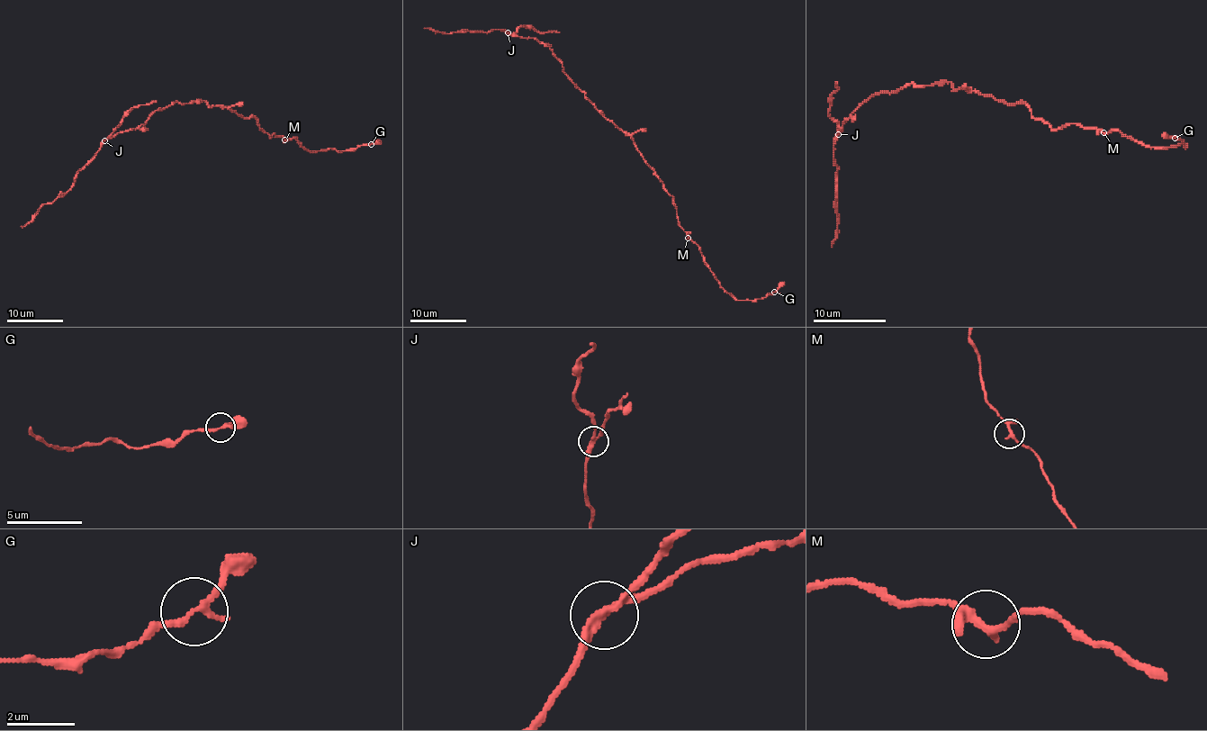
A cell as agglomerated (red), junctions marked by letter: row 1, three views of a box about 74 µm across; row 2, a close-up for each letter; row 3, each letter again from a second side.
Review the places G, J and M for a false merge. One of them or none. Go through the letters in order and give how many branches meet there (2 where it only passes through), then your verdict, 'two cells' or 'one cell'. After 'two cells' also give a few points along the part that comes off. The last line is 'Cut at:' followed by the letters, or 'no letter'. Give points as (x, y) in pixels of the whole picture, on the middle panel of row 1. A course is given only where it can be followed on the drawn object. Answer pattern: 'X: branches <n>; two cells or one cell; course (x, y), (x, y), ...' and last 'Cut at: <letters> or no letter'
G: branches 2; one cell
J: branches 3; one cell
M: branches 3; one cell
Cut at: no letter

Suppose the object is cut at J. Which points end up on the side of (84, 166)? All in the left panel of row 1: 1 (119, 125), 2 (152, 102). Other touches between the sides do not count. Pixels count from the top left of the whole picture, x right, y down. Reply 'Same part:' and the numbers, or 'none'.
Same part: none

